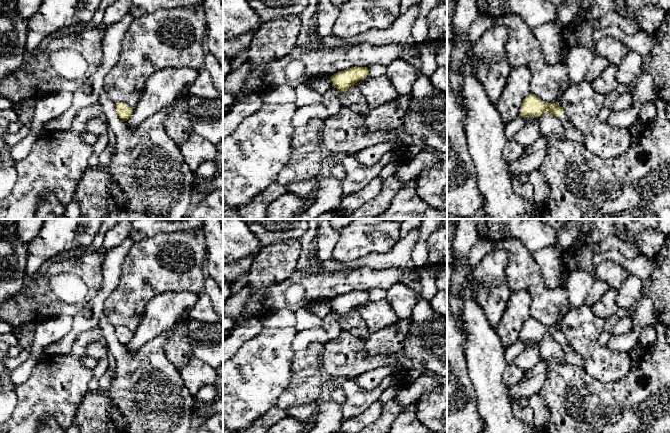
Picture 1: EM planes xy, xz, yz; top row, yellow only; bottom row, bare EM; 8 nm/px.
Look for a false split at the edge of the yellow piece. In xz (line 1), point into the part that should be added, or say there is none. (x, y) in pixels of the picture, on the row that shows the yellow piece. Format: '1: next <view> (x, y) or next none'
1: next none

